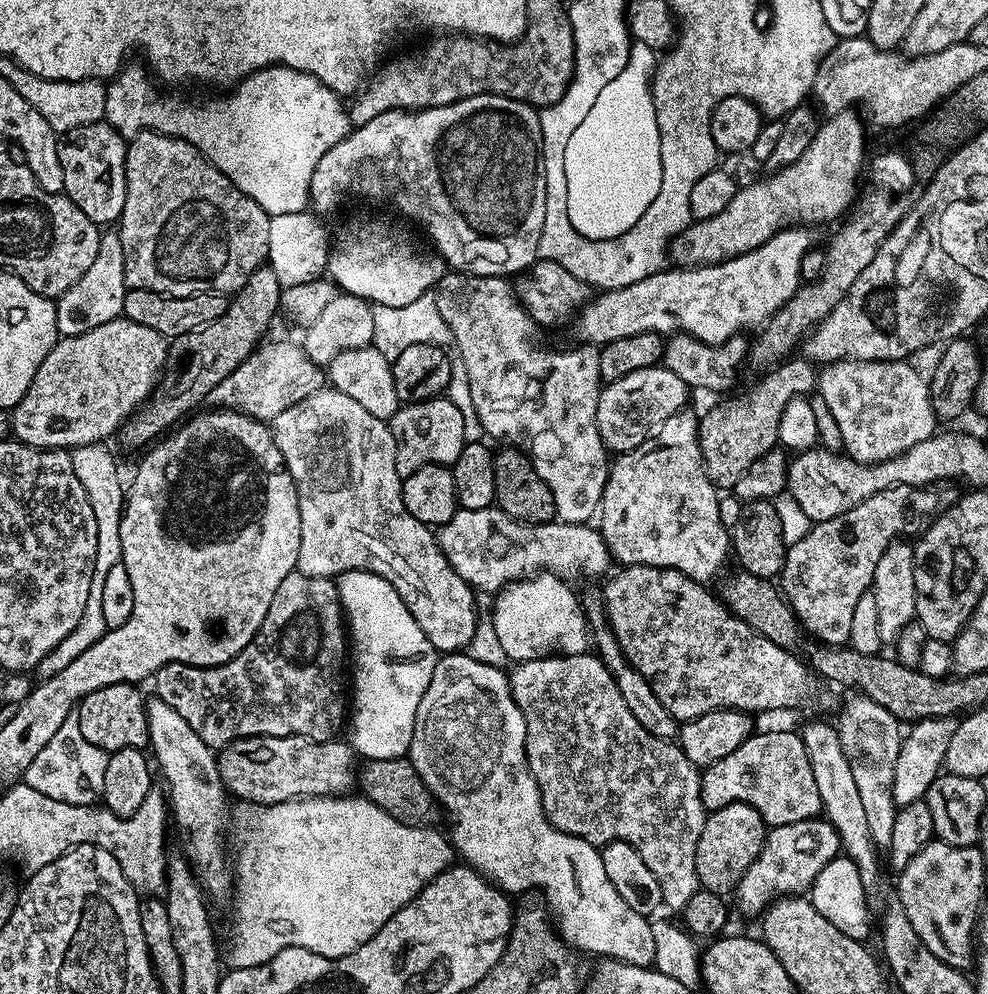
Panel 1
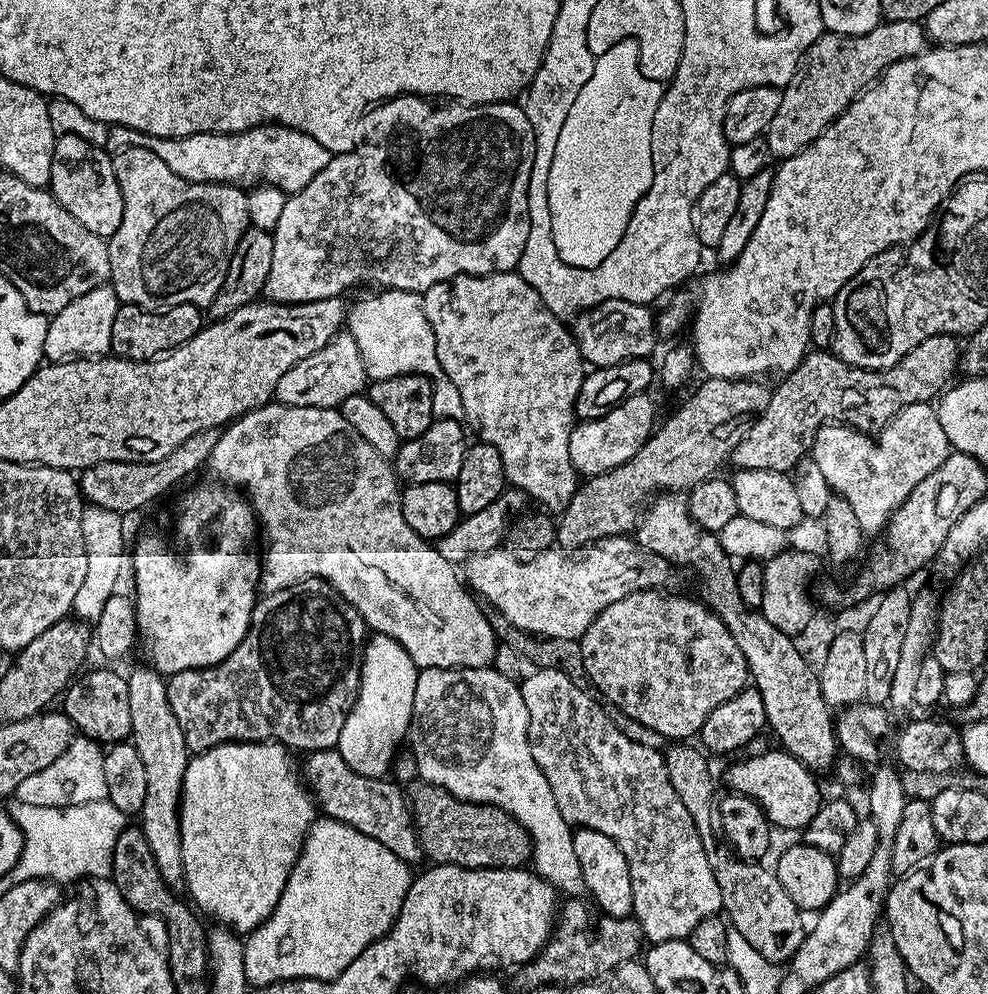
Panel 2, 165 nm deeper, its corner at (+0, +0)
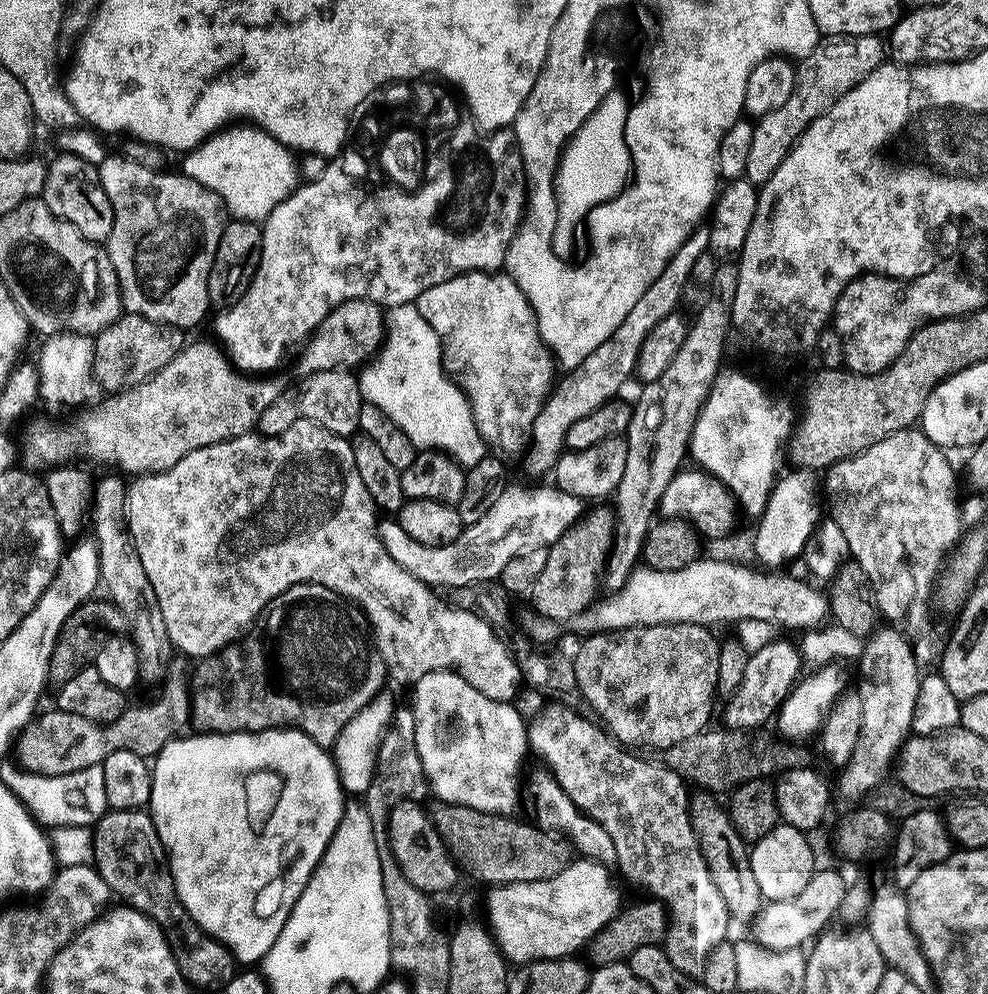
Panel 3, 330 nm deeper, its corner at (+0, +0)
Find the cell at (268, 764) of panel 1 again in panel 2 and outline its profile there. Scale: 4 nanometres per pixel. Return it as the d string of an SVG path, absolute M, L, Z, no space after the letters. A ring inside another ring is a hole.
M336 748L309 752L303 759L302 779L316 801L317 809L327 819L354 826L354 830L374 838L374 842L382 842L382 846L409 862L421 859L416 823L412 820L405 789L399 783L378 776L363 776L350 770L350 766L346 766L346 758L342 758Z

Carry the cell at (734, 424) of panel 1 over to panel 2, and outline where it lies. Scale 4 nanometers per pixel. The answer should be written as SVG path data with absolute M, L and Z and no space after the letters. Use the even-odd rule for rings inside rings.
M931 336L926 338L914 350L903 356L893 368L869 370L856 368L847 364L839 355L828 350L812 350L804 357L802 363L792 372L783 377L780 385L772 388L772 397L766 410L752 421L742 439L732 449L731 463L736 463L737 469L774 470L775 472L791 473L806 453L812 447L812 440L820 425L827 424L841 412L847 423L869 433L875 433L884 427L888 421L893 420L900 411L911 404L922 404L939 397L949 387L955 373L960 367L961 345L955 336Z

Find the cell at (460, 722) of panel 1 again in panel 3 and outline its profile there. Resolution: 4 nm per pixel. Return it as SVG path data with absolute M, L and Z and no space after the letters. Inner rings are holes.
M441 670L438 672L427 672L420 681L414 686L416 692L410 701L410 707L414 714L414 726L416 727L416 741L418 742L418 758L422 758L422 766L428 775L428 787L431 795L437 801L445 804L461 804L467 808L473 808L479 812L494 812L497 814L508 814L513 811L512 807L516 804L516 775L520 772L520 759L524 756L524 751L529 751L528 729L526 720L520 717L520 712L511 703L502 700L491 700L486 698L486 694L482 694L478 690L474 690L474 686L470 686L470 682L466 682L458 673L451 670Z

